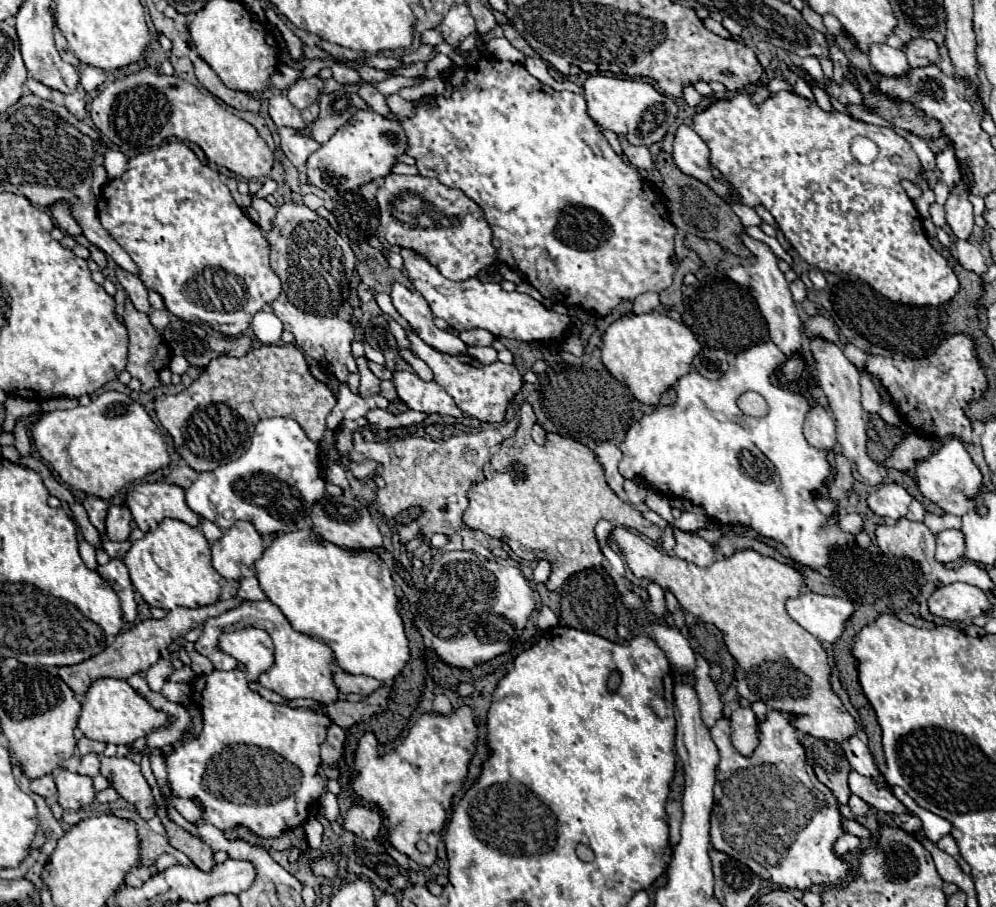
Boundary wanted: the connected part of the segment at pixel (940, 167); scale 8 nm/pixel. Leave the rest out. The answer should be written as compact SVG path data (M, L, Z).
M947 145L941 153L937 153L937 169L935 171L927 171L925 179L929 181L929 185L933 187L939 179L945 181L949 187L953 187L959 179L957 173L957 157L953 153L953 145Z

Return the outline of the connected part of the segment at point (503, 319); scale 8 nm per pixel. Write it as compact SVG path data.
M401 249L401 257L405 261L405 267L409 271L409 279L415 285L415 289L423 295L423 299L429 303L435 317L441 317L447 321L453 331L467 331L467 329L487 329L495 337L507 337L507 339L519 339L519 341L563 341L565 335L569 335L569 315L555 313L553 309L543 307L539 301L535 301L527 293L507 293L499 287L499 283L481 283L479 279L467 279L467 281L451 281L445 279L435 265L431 265L425 257L411 249Z

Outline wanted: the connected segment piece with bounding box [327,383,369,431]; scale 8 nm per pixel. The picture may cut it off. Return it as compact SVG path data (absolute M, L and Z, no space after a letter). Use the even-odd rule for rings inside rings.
M341 383L339 397L337 397L337 405L331 411L331 415L327 419L327 425L329 425L331 431L337 431L341 419L359 419L359 417L365 417L367 411L369 411L367 401L363 397L351 393L349 387L345 383Z

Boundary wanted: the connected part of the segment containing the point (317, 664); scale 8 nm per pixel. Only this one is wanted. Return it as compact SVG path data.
M269 599L267 601L245 601L243 605L215 617L215 619L209 619L203 625L203 635L195 643L195 651L205 655L207 659L211 659L215 669L223 669L223 671L235 669L237 661L233 657L229 657L225 651L221 651L217 647L217 643L219 643L219 637L227 629L239 625L241 621L243 621L243 627L263 629L273 639L275 665L271 667L271 671L261 675L261 685L263 687L267 687L267 689L271 689L271 691L275 691L275 693L279 693L279 695L283 695L287 699L313 699L317 703L325 703L325 705L329 705L329 703L333 703L337 699L339 691L333 685L333 667L335 667L333 651L325 643L319 643L313 637L295 631L291 627L291 623L287 621L287 617Z

